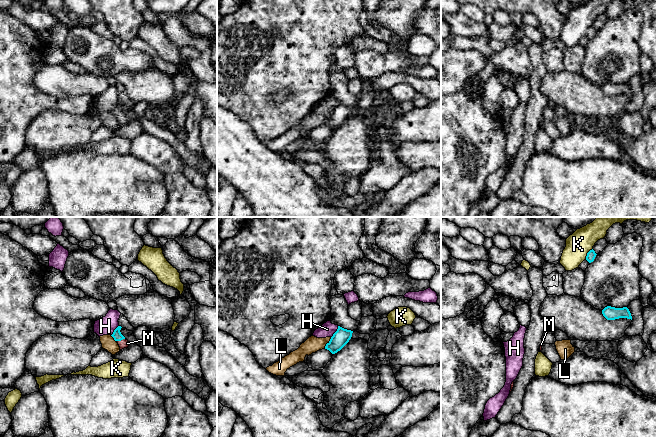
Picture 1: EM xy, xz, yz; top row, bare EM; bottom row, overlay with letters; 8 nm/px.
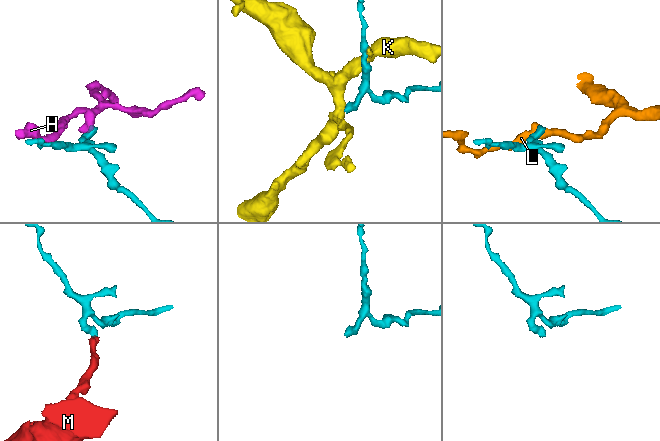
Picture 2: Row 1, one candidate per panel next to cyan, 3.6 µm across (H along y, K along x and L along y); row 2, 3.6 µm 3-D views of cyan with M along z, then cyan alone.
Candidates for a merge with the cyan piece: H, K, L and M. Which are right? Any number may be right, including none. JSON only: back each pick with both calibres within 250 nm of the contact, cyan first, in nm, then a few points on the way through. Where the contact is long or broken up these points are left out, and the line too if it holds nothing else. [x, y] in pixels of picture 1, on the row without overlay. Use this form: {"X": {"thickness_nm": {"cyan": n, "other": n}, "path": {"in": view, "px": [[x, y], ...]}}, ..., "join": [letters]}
{"M": {"thickness_nm": {"cyan": 70, "other": 70}, "path": {"in": "xy", "px": [[117, 111], [120, 116], [124, 119]]}}, "join": ["M"]}

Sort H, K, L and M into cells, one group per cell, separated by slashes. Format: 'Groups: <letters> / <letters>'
Groups: H / K / L / M

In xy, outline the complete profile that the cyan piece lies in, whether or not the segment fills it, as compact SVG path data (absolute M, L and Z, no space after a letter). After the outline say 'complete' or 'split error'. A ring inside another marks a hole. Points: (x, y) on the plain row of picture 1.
M118 102L111 111L114 114L114 116L118 119L120 126L127 124L130 121L128 116L126 116L125 113L121 110L121 104L121 102Z; split error

